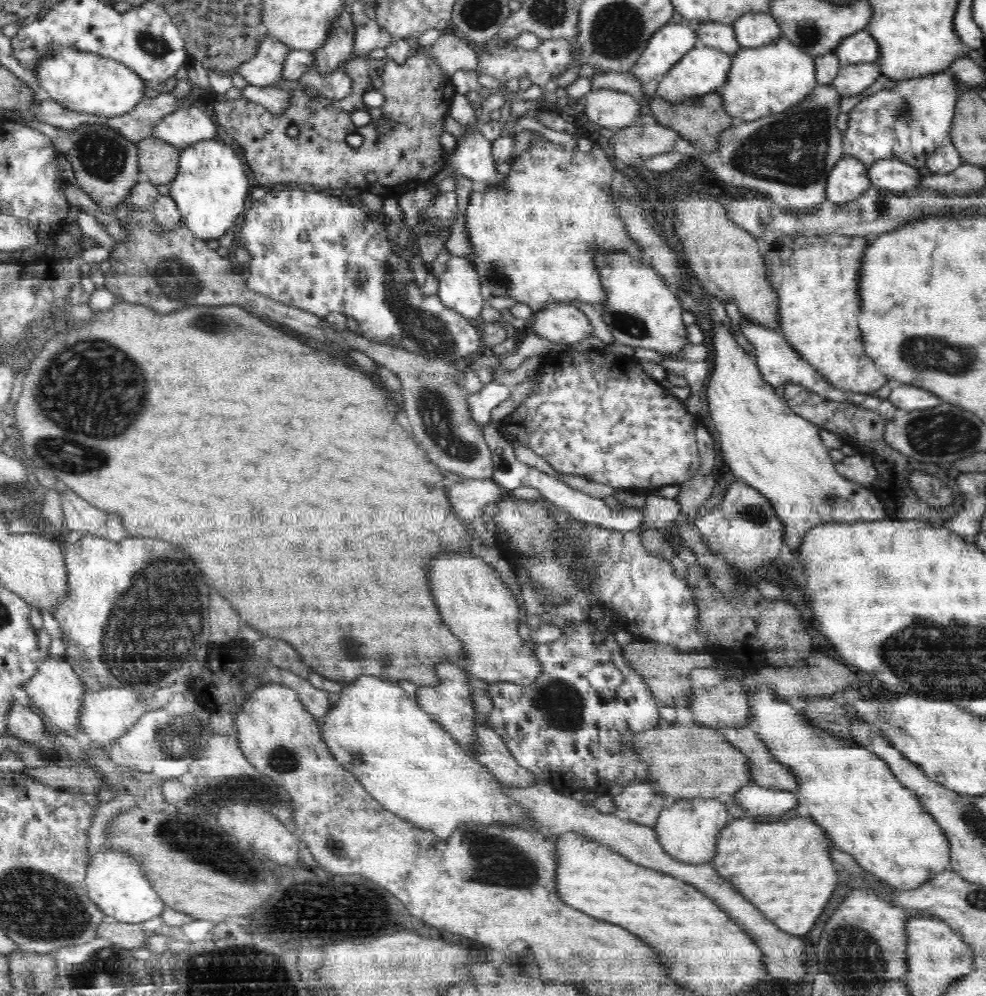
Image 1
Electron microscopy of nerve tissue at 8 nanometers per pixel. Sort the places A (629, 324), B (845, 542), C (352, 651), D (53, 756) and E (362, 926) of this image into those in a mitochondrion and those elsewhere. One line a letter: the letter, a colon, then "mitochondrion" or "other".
A: mitochondrion
B: other
C: mitochondrion
D: other
E: other

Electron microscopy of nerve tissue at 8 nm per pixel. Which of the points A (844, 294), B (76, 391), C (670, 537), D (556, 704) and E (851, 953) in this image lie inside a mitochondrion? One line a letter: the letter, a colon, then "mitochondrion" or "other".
A: other
B: mitochondrion
C: other
D: mitochondrion
E: mitochondrion

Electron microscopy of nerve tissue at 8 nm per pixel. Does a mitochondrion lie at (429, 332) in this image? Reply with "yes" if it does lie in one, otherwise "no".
yes

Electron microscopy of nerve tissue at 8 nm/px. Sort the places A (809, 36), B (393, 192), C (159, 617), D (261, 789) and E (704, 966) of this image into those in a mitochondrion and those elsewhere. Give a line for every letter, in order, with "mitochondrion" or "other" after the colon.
A: mitochondrion
B: other
C: mitochondrion
D: mitochondrion
E: other

